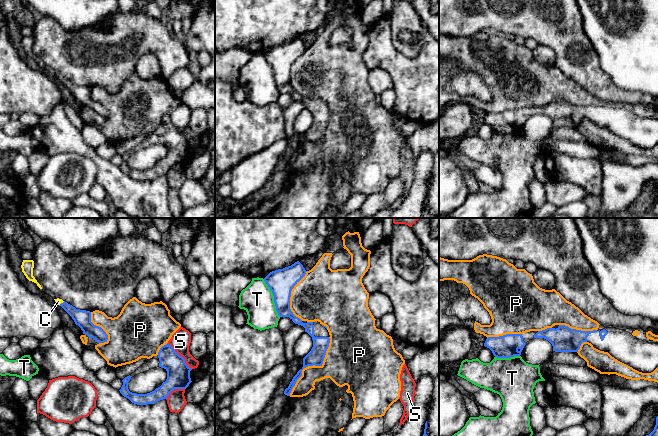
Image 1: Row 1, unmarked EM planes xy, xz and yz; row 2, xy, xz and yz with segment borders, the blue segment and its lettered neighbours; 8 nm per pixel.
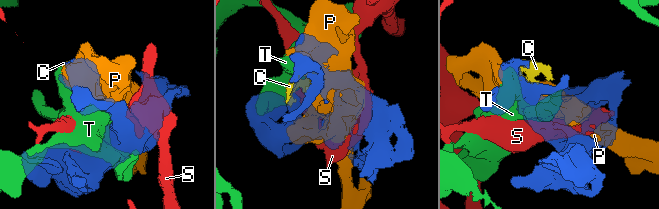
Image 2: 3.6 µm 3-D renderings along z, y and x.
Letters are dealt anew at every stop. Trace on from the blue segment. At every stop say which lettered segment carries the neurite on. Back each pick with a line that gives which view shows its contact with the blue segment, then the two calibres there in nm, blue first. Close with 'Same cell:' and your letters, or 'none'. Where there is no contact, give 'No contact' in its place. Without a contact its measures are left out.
C: Touches blue in xy. Thickness 140 nm (blue) against 50 nm
Same cell: C

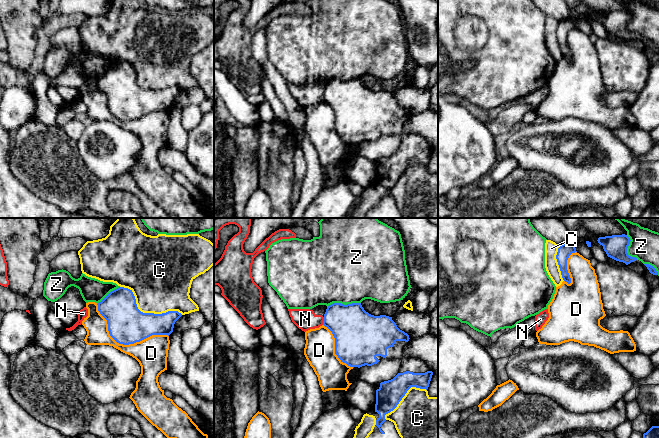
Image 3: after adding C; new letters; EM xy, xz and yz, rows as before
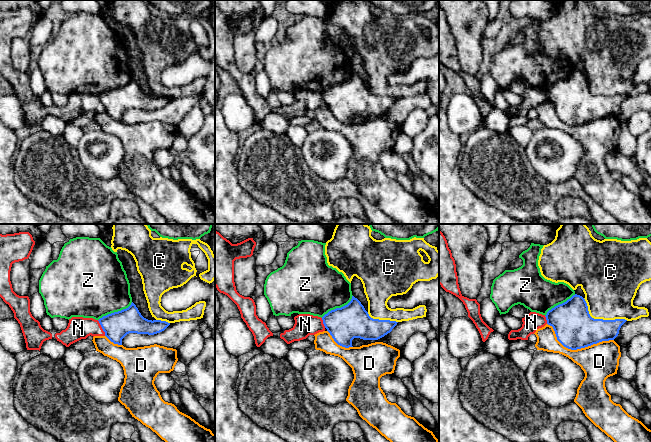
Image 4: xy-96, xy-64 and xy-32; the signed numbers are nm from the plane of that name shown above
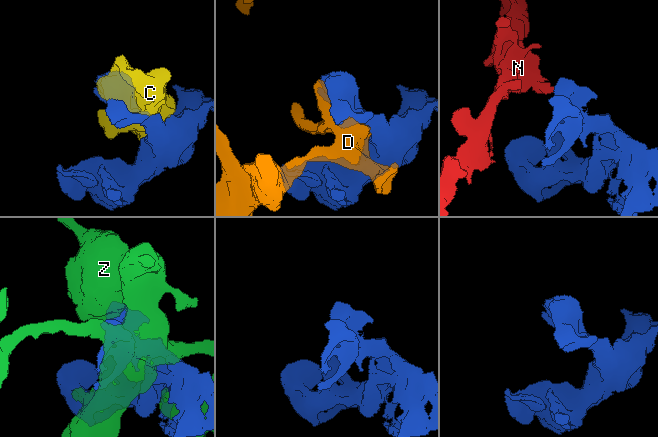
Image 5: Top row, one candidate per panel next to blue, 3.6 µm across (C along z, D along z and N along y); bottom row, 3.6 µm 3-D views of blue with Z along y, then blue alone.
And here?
Same cell: none

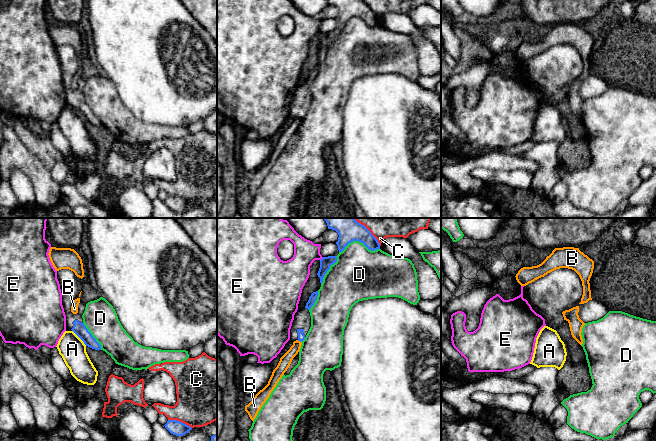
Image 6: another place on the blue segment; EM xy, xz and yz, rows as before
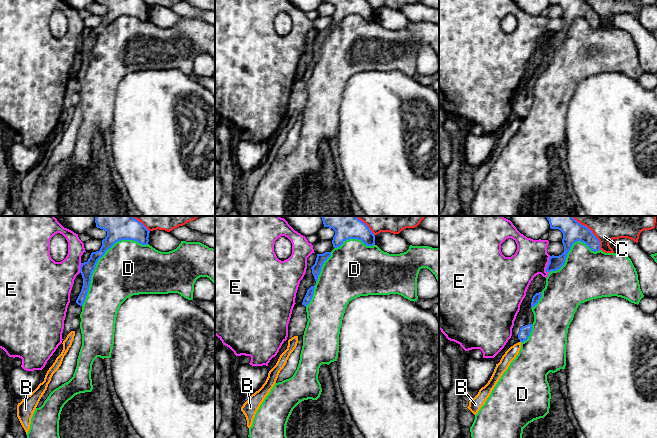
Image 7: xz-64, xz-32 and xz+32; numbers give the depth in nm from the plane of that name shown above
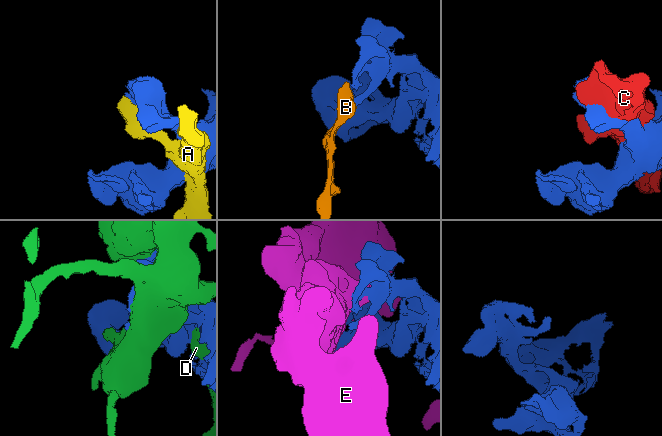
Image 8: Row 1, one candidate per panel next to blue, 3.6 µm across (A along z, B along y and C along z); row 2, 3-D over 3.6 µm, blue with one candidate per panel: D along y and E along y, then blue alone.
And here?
Same cell: none

